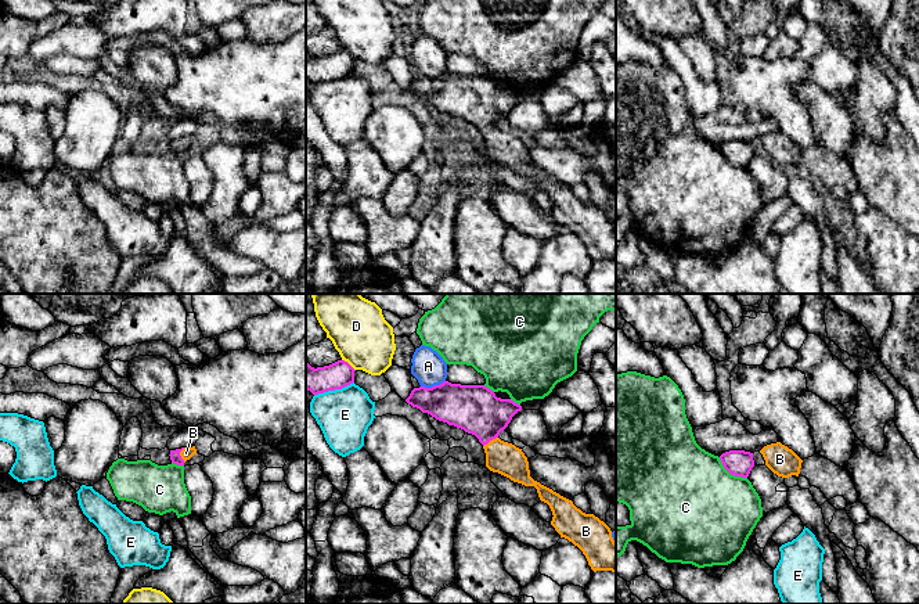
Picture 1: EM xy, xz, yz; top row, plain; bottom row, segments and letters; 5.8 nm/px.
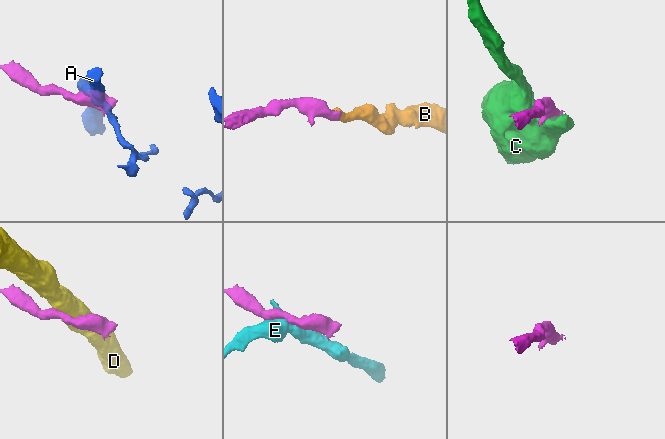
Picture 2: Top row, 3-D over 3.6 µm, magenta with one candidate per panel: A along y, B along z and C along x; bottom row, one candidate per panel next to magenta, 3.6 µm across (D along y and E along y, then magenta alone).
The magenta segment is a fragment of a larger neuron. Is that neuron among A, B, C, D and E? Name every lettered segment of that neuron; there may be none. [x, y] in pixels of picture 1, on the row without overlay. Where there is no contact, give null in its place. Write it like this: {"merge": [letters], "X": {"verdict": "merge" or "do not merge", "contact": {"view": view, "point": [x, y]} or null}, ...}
{"merge": ["B"], "A": {"verdict": "do not merge", "contact": {"view": "xz", "point": [432, 76]}}, "B": {"verdict": "merge", "contact": {"view": "xy", "point": [179, 144]}}, "C": {"verdict": "do not merge", "contact": {"view": "yz", "point": [731, 164]}}, "D": {"verdict": "do not merge", "contact": {"view": "xz", "point": [349, 54]}}, "E": {"verdict": "do not merge", "contact": {"view": "xz", "point": [334, 79]}}}

